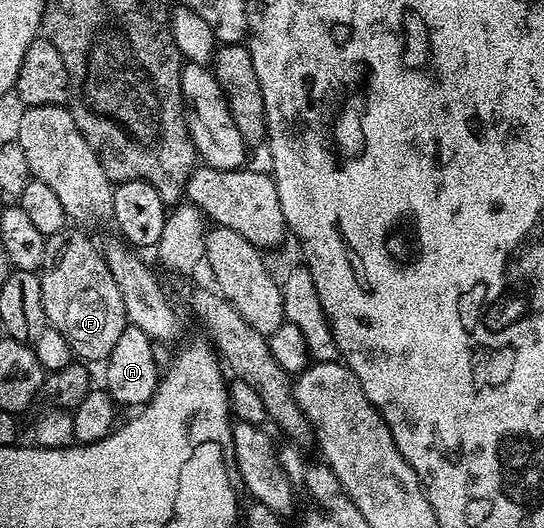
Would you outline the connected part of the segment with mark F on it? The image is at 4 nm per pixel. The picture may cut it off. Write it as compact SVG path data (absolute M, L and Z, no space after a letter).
M66 228L60 230L59 233L50 234L46 237L43 264L41 265L38 278L40 280L40 292L43 294L43 310L45 314L46 323L54 326L57 331L62 332L68 344L71 345L74 355L83 362L94 364L102 363L109 358L112 348L115 348L116 341L122 336L123 328L128 325L128 318L126 316L126 309L123 306L123 296L120 295L119 286L115 282L115 278L111 276L110 269L107 268L104 253L95 246L94 242L86 235L86 231L79 228Z

